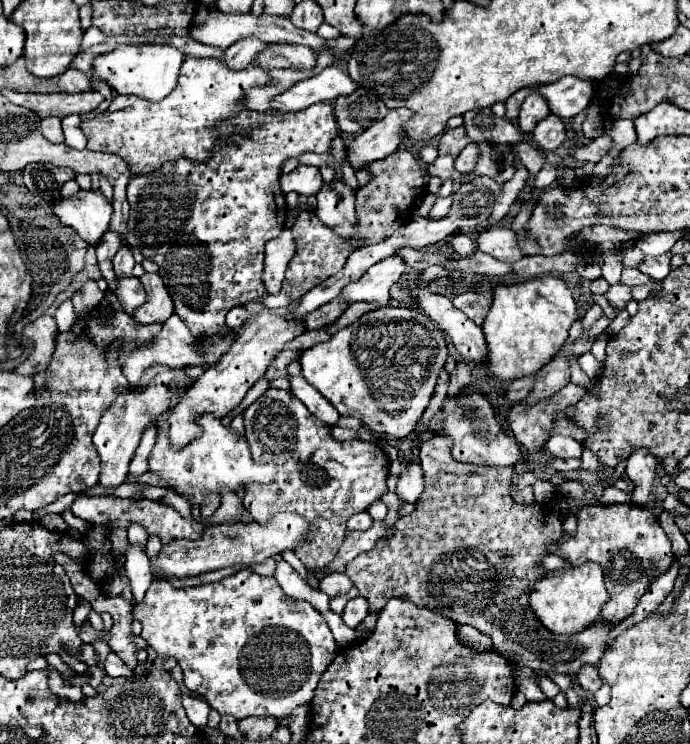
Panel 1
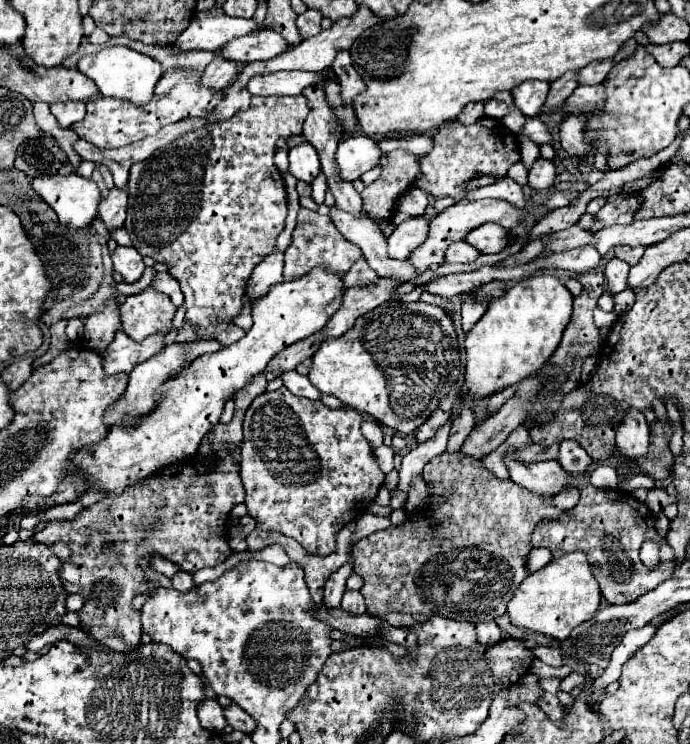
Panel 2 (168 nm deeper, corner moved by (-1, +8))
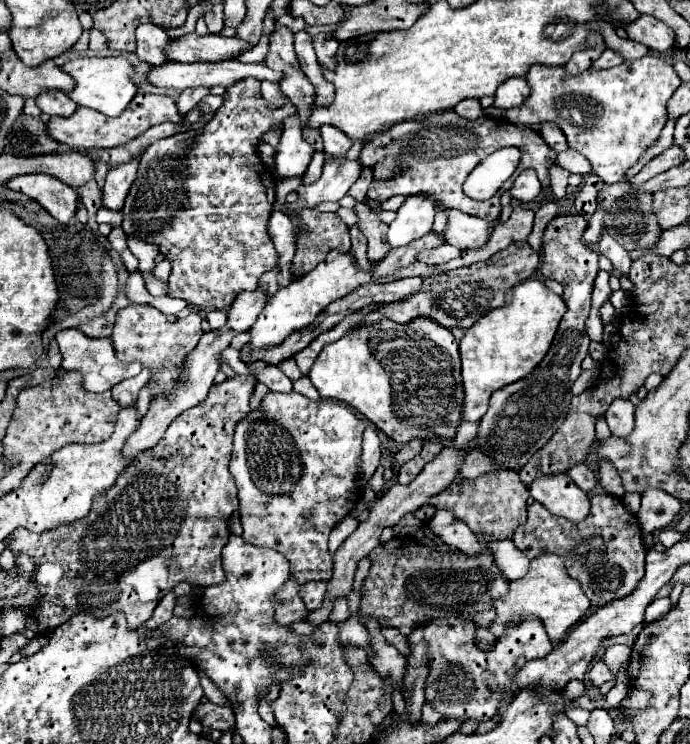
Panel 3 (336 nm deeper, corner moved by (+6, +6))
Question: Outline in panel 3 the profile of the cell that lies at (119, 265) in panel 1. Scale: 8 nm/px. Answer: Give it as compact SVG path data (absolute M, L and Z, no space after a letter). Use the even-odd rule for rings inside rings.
M101 209L99 213L97 213L97 223L107 223L107 225L111 225L111 227L117 227L117 225L121 225L121 211L109 211L109 209Z

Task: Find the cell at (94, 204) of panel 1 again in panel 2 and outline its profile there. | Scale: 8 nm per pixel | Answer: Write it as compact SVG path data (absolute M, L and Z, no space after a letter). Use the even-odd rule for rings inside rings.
M46 175L30 181L32 189L56 211L62 225L88 227L98 215L100 191L92 179L72 175Z

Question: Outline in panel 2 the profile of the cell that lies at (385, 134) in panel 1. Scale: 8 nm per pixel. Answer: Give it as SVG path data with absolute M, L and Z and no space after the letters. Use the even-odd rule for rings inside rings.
M350 135L346 141L338 145L336 151L336 165L338 177L342 181L356 181L362 173L376 167L382 157L378 141L366 135Z

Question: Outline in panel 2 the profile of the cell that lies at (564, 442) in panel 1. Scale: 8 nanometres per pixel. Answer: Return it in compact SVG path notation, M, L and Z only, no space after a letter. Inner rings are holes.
M562 441L558 463L572 475L586 475L588 467L592 465L592 459L582 447L578 447L576 441Z

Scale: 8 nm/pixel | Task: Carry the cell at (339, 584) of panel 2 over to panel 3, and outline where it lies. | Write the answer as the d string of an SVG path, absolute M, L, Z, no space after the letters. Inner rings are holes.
M309 581L309 583L305 583L305 587L301 589L301 595L303 595L303 601L307 603L309 611L315 611L323 605L325 591L327 591L327 581Z

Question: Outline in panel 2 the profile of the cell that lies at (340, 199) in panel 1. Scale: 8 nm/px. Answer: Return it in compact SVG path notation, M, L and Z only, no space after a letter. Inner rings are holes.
M332 207L330 217L338 231L352 243L356 243L368 265L380 275L380 277L390 277L398 281L410 281L416 283L418 277L414 275L414 269L410 269L410 263L406 261L394 261L388 257L388 247L386 247L386 237L382 231L376 227L376 223L368 217L356 217L352 213L346 213L338 207Z

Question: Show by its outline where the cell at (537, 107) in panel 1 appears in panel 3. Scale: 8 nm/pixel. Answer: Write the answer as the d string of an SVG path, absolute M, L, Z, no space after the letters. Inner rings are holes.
M523 77L507 79L507 81L501 83L499 89L495 91L495 103L493 103L493 107L499 107L499 109L519 107L519 105L527 99L529 93L531 93L529 83L527 83Z

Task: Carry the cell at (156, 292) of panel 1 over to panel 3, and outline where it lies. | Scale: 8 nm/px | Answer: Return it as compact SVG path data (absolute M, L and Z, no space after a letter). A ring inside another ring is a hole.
M129 305L129 307L119 309L111 339L113 339L119 359L123 359L123 363L141 361L143 367L149 367L153 371L151 379L155 379L155 373L161 371L157 377L157 387L153 389L153 397L157 397L163 391L169 391L173 381L179 379L179 369L181 369L187 353L201 339L201 335L203 335L201 317L197 312L190 313L187 320L186 318L178 319L171 323L167 319L167 315L161 313L159 309L155 309L153 305Z

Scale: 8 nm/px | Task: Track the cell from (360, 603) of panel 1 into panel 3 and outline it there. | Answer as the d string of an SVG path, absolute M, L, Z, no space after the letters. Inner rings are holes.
M347 597L335 599L333 611L331 611L331 615L329 615L329 621L339 623L339 621L345 621L347 617L349 617L349 603L347 603Z

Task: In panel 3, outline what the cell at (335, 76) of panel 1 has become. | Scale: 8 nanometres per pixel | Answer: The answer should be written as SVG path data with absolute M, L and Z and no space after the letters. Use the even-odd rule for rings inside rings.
M231 59L231 61L219 61L219 63L175 63L175 61L169 61L165 65L159 65L159 67L153 67L153 71L149 73L147 81L157 85L157 87L165 87L165 89L187 89L187 87L215 87L215 85L221 85L221 87L231 87L235 83L239 83L241 79L247 79L247 77L253 77L253 79L259 79L259 81L271 81L271 83L279 83L283 79L283 73L281 71L273 71L269 69L265 63L253 63L253 65L245 65L237 59Z

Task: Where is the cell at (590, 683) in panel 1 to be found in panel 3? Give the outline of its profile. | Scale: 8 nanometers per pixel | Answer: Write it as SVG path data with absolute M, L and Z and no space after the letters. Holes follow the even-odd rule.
M595 661L593 665L591 665L591 669L589 669L589 673L587 673L587 677L589 677L589 681L593 683L593 685L603 685L605 681L609 681L609 679L613 679L613 675L611 675L611 671L607 669L607 665L603 663L603 661Z

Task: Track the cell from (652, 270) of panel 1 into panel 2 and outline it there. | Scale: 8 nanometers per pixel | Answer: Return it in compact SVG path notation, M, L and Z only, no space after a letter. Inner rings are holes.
M620 245L620 247L614 247L614 253L618 259L626 261L628 265L636 265L640 259L642 259L642 253L646 249L644 247L628 247L628 245Z

